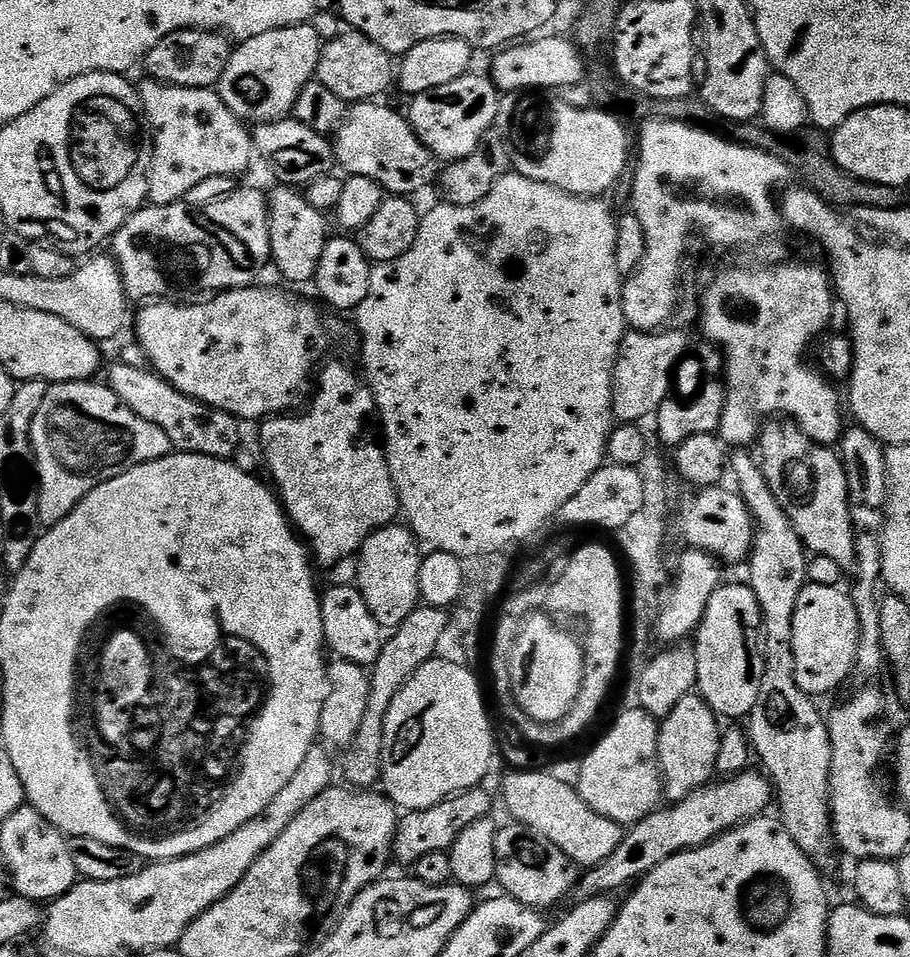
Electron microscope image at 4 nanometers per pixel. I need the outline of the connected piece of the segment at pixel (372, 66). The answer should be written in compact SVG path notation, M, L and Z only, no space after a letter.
M348 30L345 33L345 36L336 36L321 47L315 79L346 102L372 102L383 97L380 95L394 84L393 57L361 32Z

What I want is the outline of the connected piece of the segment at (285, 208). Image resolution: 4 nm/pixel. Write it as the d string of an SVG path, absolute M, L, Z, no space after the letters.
M279 186L268 196L270 215L272 264L292 284L311 285L316 279L318 264L322 262L322 250L330 239L324 216L304 196L299 196L292 186Z

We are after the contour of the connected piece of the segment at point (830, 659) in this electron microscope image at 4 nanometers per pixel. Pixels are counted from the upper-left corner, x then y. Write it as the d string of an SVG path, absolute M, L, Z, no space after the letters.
M811 582L805 584L802 594L798 594L798 606L794 606L794 670L801 690L813 698L820 698L823 692L834 691L854 672L859 646L860 622L851 595L843 587L818 586Z

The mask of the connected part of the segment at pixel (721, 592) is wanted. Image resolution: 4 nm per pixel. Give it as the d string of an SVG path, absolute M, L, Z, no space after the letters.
M728 582L721 583L718 590L714 590L714 594L710 598L710 602L706 602L706 610L704 611L704 617L698 627L696 627L694 633L694 647L696 649L696 657L698 658L698 678L696 679L696 688L698 689L698 695L703 698L714 711L716 711L717 717L723 718L728 722L736 722L741 718L747 718L751 716L754 706L758 702L760 697L760 691L762 690L762 674L764 673L764 645L762 643L762 619L760 617L760 603L758 598L754 594L754 590L747 583L741 582L741 584L728 584Z

